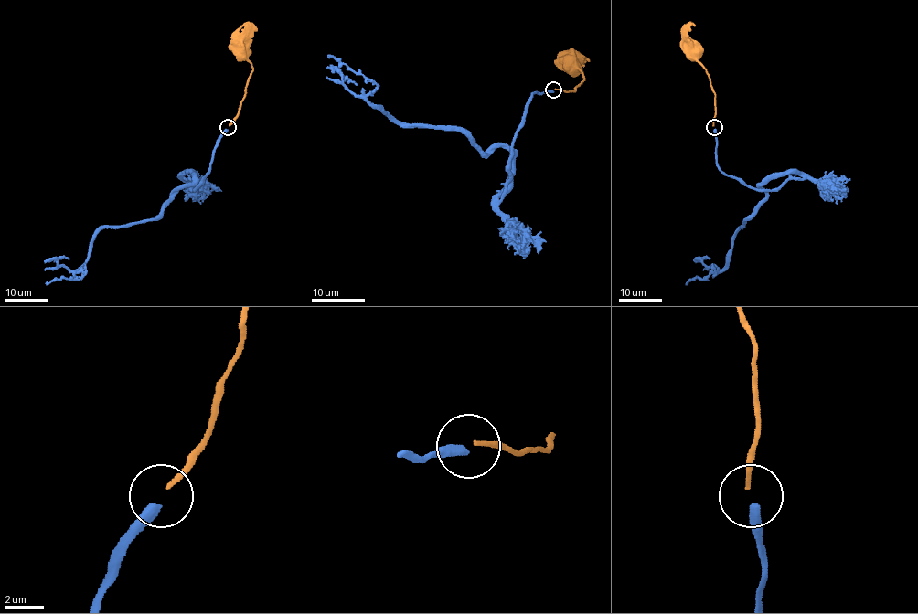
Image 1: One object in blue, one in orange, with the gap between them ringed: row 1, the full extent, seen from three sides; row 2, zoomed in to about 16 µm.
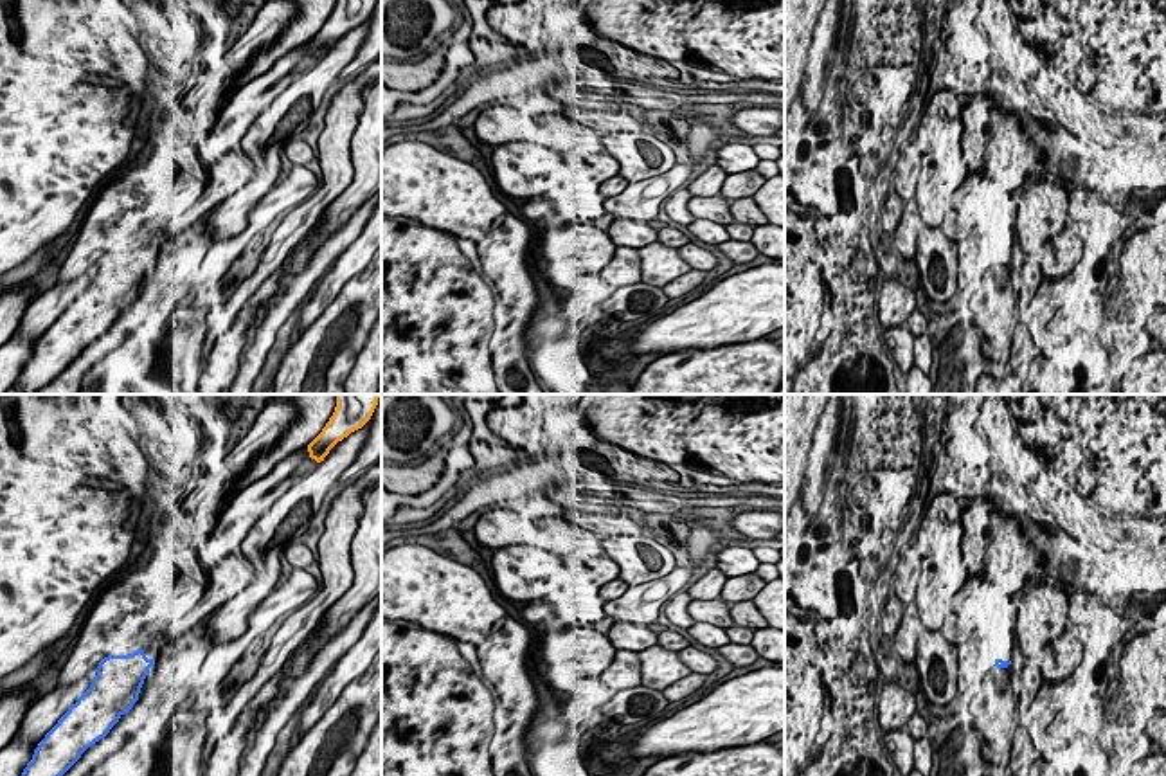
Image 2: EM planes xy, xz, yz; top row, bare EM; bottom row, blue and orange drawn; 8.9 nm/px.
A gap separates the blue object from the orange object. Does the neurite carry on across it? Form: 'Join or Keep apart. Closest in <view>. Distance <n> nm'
Keep apart. Closest in xy. Distance 2300 nm

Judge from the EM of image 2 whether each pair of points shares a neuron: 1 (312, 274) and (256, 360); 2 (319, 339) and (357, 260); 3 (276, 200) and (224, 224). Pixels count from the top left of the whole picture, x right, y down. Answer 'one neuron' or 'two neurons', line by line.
1: one neuron
2: two neurons
3: two neurons

